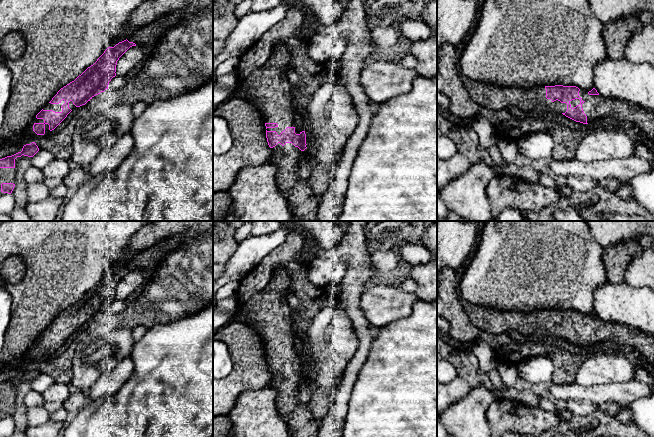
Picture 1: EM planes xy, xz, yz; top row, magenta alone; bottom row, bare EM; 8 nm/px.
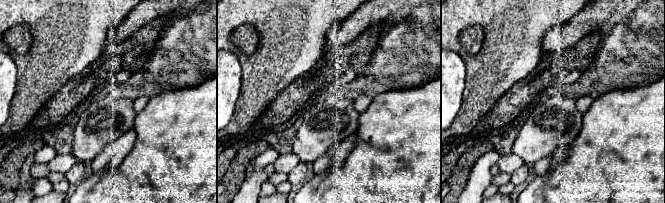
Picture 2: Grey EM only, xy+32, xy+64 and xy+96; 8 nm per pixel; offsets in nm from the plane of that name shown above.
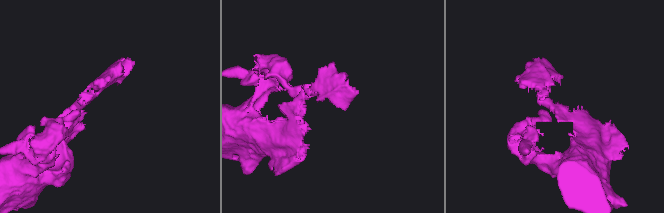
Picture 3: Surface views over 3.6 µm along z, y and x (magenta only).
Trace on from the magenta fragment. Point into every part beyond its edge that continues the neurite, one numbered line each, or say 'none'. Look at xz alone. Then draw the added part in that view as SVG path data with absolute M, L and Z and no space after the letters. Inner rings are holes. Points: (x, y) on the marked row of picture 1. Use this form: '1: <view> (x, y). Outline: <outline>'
1: xz (267, 88). Outline: M277 44L267 62L244 79L241 89L232 91L231 98L240 98L252 103L261 113L265 123L277 123L275 128L267 128L267 131L276 131L281 134L287 127L294 127L295 133L300 134L294 122L296 109L293 106L298 89L286 77L286 71L290 68L291 52L285 44Z

